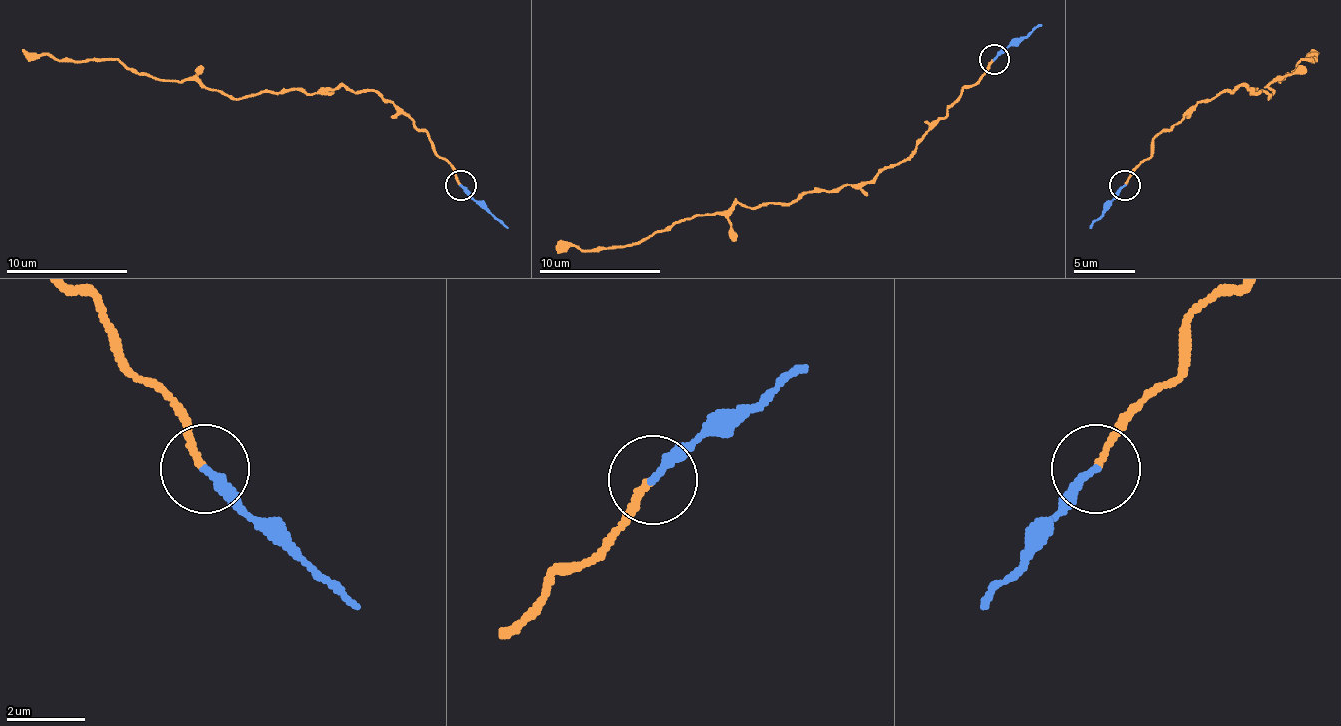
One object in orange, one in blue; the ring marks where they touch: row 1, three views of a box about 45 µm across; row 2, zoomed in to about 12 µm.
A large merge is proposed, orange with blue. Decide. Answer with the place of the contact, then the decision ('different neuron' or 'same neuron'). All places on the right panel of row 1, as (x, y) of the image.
(1125, 185) | different neuron

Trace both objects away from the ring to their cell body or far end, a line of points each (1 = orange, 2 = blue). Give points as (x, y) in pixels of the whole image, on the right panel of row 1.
1: (1125, 184), (1156, 135), (1199, 102), (1223, 90), (1269, 99), (1269, 87), (1302, 59), (1315, 62), (1315, 50)
2: (1125, 184), (1089, 227)

